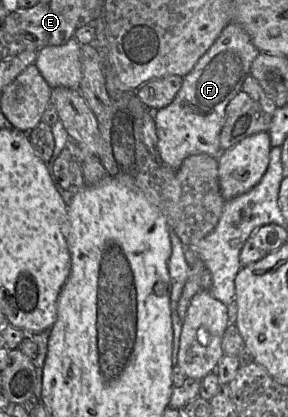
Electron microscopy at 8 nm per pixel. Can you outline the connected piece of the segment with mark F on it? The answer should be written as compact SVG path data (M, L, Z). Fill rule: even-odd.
M230 22L223 29L194 68L183 77L174 100L154 112L157 148L164 164L177 170L187 157L202 153L218 159L222 152L219 136L226 107L242 91L243 82L251 74L251 65L259 54L239 24Z

